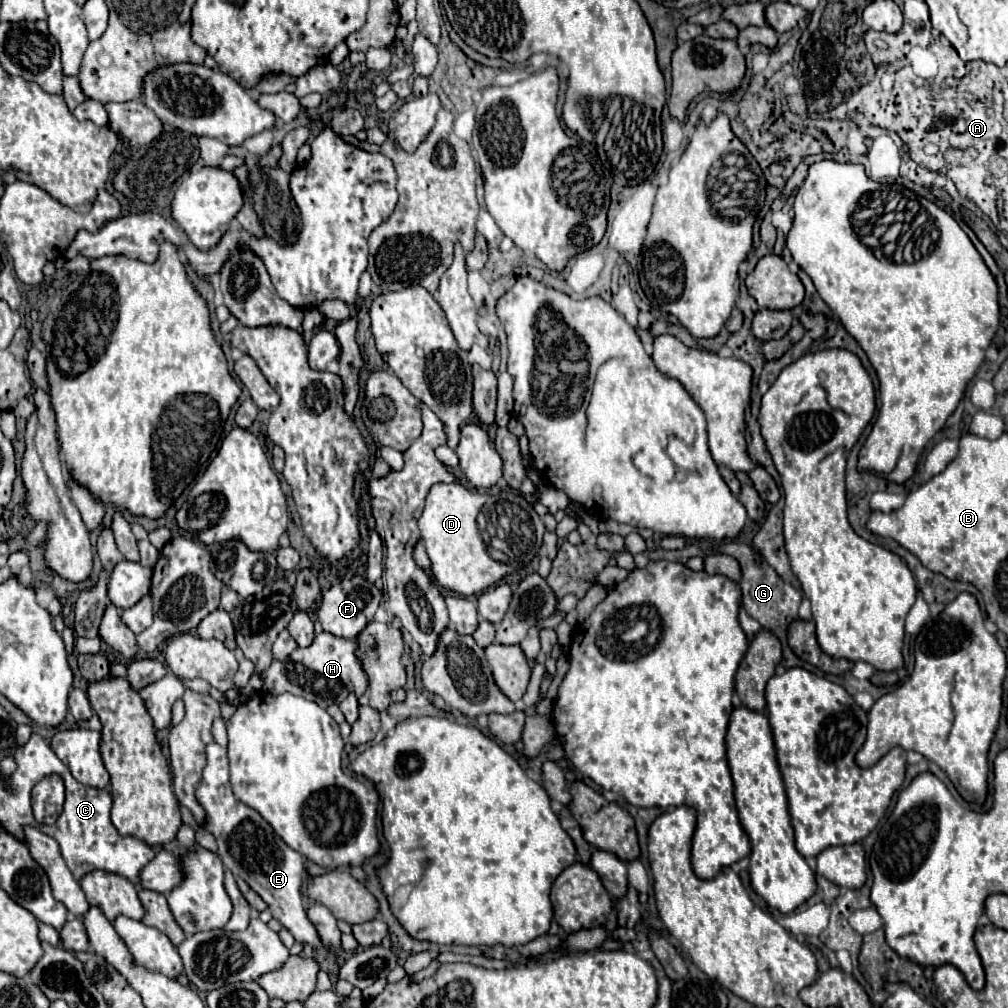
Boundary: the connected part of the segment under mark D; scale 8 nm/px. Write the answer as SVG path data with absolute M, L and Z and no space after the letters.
M435 484L425 498L425 508L419 518L421 540L425 542L431 558L435 582L461 596L479 594L481 590L499 582L505 574L511 574L511 564L493 560L479 536L475 518L485 502L487 496L471 492L461 484Z

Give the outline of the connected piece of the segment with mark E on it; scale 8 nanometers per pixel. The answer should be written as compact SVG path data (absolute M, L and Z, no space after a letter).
M211 742L207 746L207 766L203 770L203 780L197 788L197 800L207 812L205 828L215 836L217 840L217 854L221 856L223 864L239 878L243 878L251 890L255 890L269 906L271 914L283 928L287 928L297 942L311 946L313 950L323 948L321 938L313 926L313 922L307 918L303 906L301 906L301 874L305 870L305 858L289 848L261 818L261 814L249 806L245 806L241 800L235 798L231 782L229 782L229 760L227 760L227 748Z

